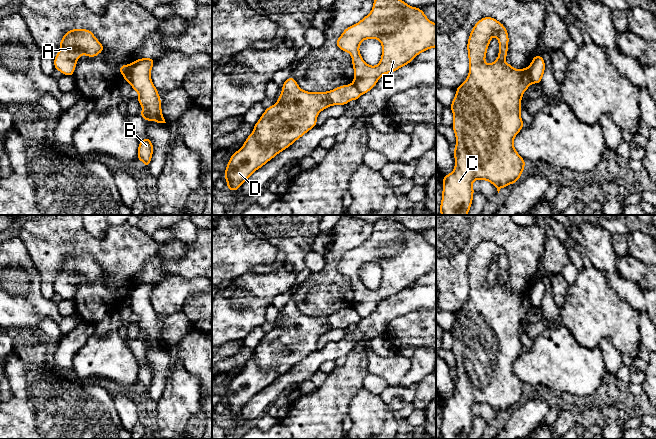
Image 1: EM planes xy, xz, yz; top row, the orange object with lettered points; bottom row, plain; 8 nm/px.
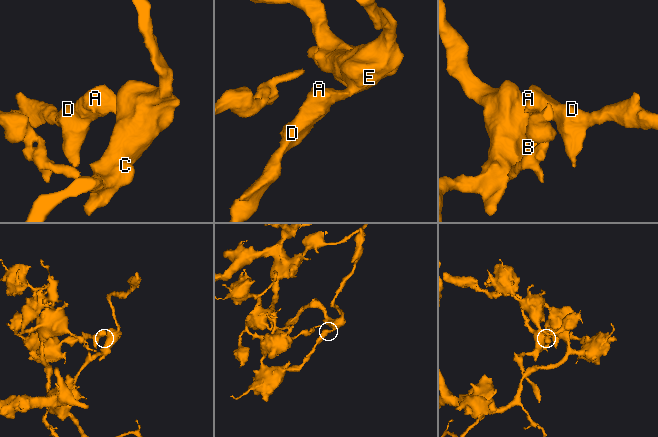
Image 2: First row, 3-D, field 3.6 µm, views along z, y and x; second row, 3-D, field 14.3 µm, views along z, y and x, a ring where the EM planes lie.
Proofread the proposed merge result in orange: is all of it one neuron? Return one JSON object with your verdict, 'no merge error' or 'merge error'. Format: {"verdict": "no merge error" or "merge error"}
{"verdict": "merge error"}

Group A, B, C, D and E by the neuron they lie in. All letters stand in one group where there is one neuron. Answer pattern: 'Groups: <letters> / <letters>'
Groups: A D / B C E

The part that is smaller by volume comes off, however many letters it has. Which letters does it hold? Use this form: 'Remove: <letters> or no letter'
Remove: B, C, E

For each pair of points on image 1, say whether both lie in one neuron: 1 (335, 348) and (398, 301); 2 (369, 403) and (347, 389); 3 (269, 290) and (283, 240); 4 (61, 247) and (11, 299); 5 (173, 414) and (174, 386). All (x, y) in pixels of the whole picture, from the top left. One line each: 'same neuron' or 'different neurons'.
1: same neuron
2: different neurons
3: same neuron
4: different neurons
5: same neuron

